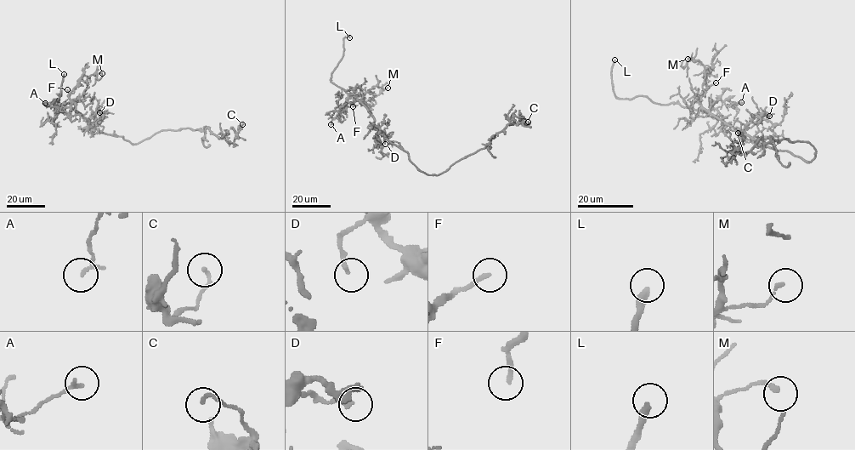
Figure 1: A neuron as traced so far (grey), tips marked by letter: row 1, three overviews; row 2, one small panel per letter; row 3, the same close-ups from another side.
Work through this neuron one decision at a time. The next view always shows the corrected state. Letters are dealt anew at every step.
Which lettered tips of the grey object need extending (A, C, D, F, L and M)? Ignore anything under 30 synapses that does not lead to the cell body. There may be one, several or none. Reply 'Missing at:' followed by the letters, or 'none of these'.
Missing at: F, L

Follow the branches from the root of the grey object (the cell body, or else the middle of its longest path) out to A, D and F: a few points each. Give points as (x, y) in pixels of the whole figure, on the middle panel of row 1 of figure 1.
A: (404, 150), (380, 133), (373, 116), (353, 96), (348, 96), (347, 104), (331, 124)
D: (404, 150), (382, 135), (374, 124), (386, 137), (385, 144)
F: (404, 150), (380, 133), (373, 116), (356, 95), (353, 106)

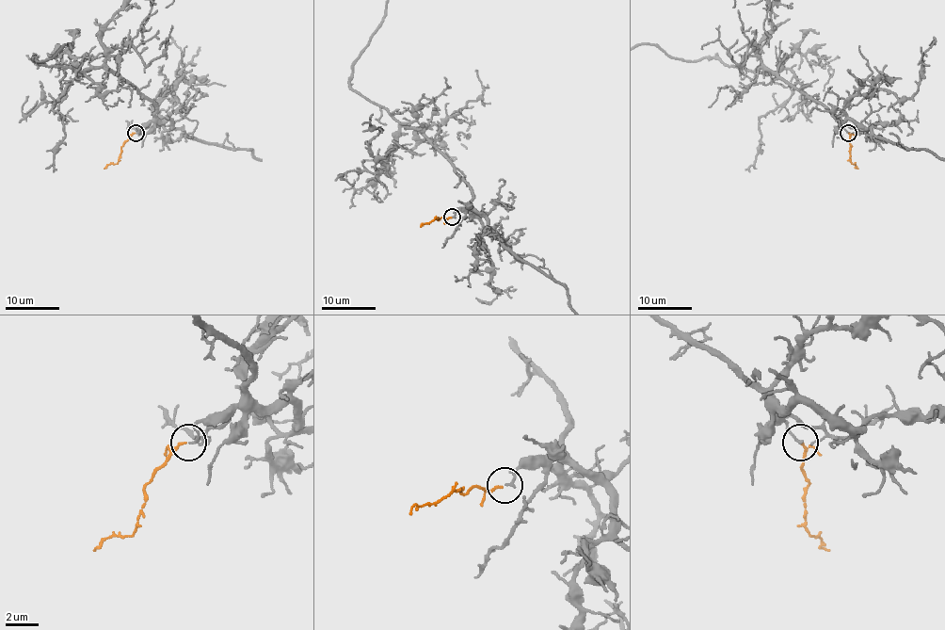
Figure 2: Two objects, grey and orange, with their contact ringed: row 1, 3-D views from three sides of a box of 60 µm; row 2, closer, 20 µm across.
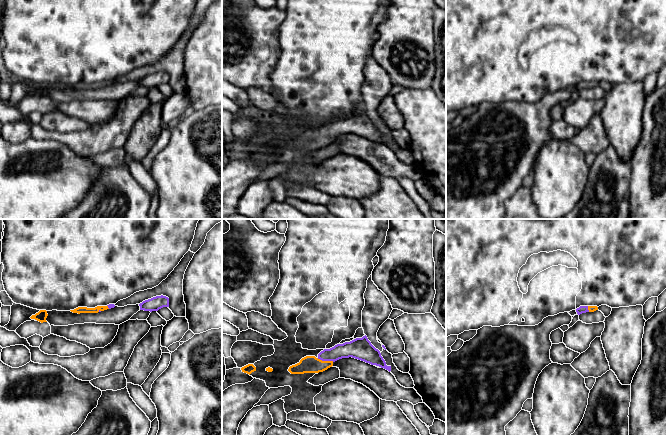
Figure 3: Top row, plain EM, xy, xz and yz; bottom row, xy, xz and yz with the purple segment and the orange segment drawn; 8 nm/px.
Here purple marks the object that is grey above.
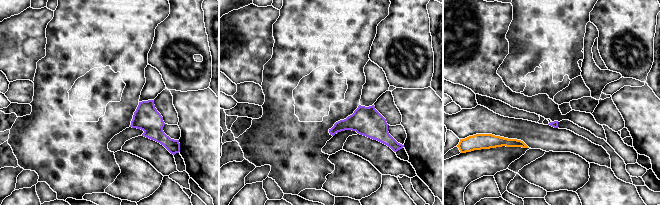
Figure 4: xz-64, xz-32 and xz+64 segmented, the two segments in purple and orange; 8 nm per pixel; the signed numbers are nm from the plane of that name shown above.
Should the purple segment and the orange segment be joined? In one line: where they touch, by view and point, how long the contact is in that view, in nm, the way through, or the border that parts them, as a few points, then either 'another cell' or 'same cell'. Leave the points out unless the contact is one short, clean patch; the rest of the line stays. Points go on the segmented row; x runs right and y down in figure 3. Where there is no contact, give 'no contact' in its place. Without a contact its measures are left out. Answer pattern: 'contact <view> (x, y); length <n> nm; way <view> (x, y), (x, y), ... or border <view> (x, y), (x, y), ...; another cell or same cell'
contact xz (325, 360); length 140 nm; way xz (354, 349), (338, 351), (325, 360), (320, 364), (310, 364); same cell

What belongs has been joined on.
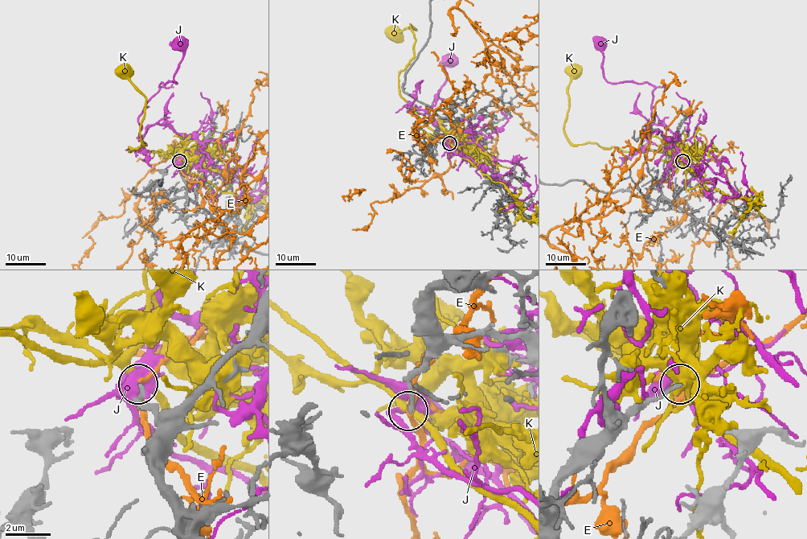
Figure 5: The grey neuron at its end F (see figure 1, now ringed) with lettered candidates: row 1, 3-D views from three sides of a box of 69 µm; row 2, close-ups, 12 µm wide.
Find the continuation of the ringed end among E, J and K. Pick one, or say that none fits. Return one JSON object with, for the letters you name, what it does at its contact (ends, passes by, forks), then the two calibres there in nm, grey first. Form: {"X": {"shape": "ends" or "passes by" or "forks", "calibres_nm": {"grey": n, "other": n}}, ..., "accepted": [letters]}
{"accepted": []}

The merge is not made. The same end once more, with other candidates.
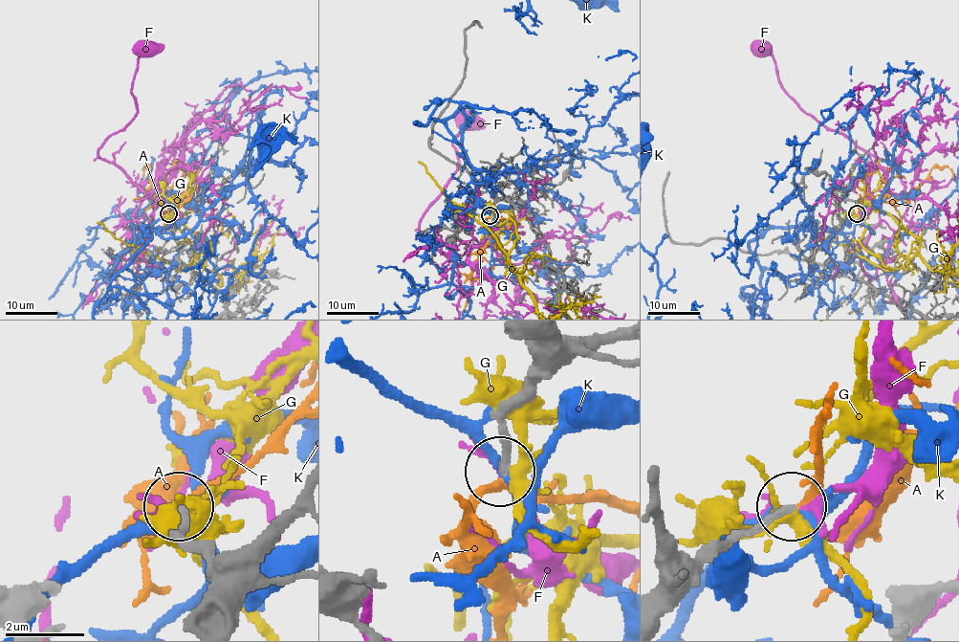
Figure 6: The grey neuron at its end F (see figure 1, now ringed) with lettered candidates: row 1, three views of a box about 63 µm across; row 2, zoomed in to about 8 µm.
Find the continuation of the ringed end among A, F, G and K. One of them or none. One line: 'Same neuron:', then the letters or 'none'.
Same neuron: A

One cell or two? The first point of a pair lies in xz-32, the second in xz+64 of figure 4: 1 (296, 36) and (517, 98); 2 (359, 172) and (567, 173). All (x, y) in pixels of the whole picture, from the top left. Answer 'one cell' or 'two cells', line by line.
1: two cells
2: one cell

